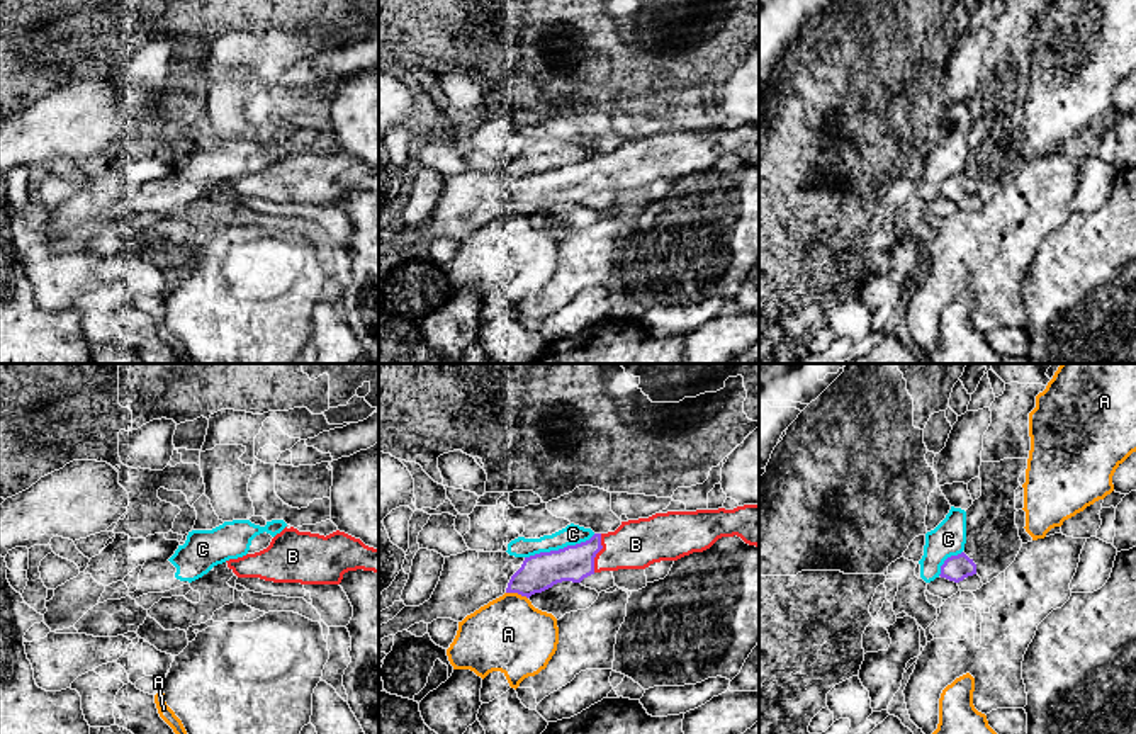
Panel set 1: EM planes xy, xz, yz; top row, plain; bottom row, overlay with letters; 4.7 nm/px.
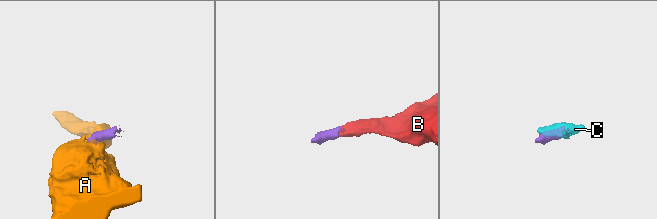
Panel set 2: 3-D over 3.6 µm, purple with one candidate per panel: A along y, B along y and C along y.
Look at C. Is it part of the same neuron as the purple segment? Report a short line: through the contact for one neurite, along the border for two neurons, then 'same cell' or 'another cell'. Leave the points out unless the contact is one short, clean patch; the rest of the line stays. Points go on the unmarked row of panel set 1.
line xz (595, 153), (584, 160), (525, 177); another cell

